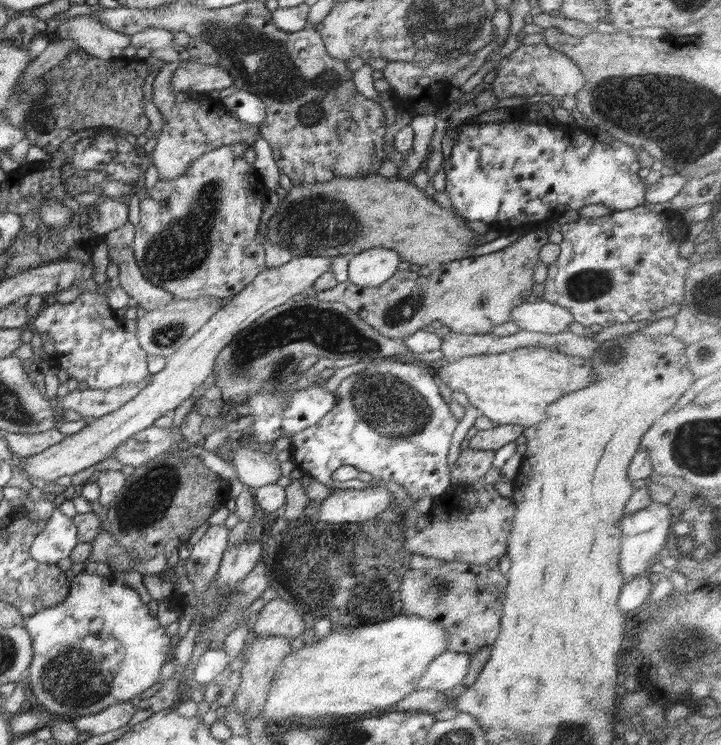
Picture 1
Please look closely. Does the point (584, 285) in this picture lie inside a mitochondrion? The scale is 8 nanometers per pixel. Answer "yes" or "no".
yes

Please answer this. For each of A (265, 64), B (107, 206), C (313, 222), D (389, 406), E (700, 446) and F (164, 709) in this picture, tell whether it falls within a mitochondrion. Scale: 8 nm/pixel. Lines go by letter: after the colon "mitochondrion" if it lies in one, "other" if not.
A: mitochondrion
B: mitochondrion
C: mitochondrion
D: mitochondrion
E: mitochondrion
F: other

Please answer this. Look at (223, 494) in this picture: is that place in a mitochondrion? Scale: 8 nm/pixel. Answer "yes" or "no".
no

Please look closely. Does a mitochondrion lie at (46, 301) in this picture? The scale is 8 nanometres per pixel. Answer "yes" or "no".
no

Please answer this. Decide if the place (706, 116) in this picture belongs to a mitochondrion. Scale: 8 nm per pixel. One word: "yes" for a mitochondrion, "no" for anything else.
yes

